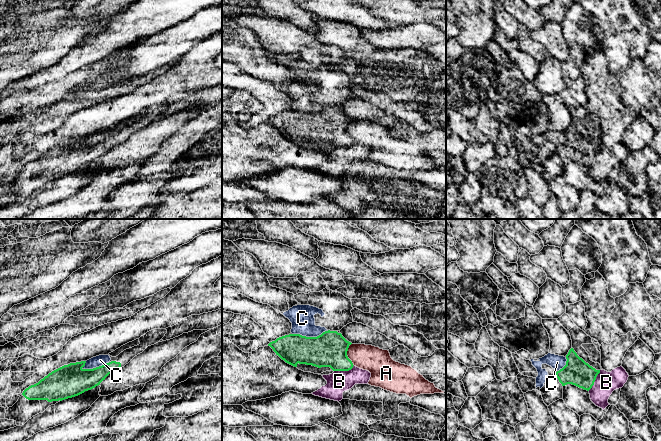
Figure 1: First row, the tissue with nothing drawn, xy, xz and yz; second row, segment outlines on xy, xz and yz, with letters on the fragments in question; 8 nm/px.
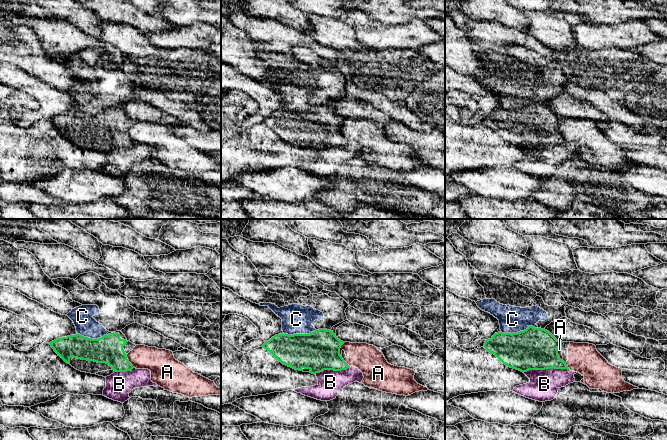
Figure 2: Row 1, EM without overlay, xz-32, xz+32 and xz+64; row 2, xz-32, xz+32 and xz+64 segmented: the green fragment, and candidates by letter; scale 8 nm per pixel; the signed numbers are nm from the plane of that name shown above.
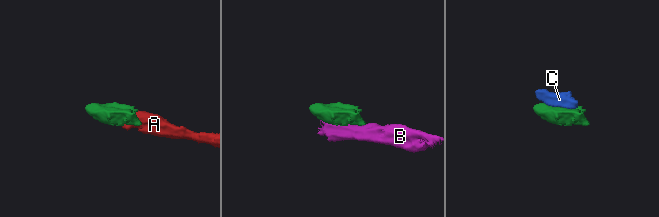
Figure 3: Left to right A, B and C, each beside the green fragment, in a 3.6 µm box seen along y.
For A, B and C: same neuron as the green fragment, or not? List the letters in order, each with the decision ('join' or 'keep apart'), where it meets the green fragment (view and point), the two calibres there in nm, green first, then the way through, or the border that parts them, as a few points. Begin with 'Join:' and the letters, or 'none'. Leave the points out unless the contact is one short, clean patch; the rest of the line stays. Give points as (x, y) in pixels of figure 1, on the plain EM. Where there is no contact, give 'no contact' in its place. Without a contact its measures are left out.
Join: none
A: keep apart; contact xz (346, 130); calibres 280 and 200 nm; border xz (351, 119), (347, 127), (347, 133), (354, 141)
B: keep apart; contact xz (344, 146); calibres 280 and 180 nm
C: keep apart; contact xz (310, 113); calibres 280 and 190 nm; border xz (328, 106), (316, 112), (292, 110)

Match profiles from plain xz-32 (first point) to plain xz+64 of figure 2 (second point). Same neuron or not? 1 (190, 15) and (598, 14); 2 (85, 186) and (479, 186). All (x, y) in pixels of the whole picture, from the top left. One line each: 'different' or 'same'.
1: same
2: same

